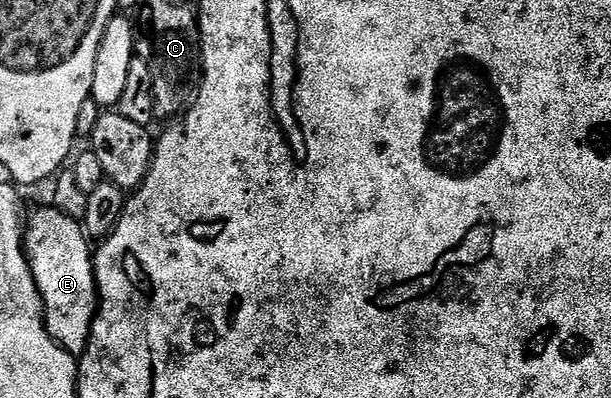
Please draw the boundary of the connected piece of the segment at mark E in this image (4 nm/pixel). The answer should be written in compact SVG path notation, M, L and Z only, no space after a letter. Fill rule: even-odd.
M53 205L27 217L24 222L24 245L26 259L30 262L32 276L38 285L42 305L46 312L46 327L51 336L67 352L81 356L98 317L98 285L94 279L94 254L91 239L81 221L69 218Z

